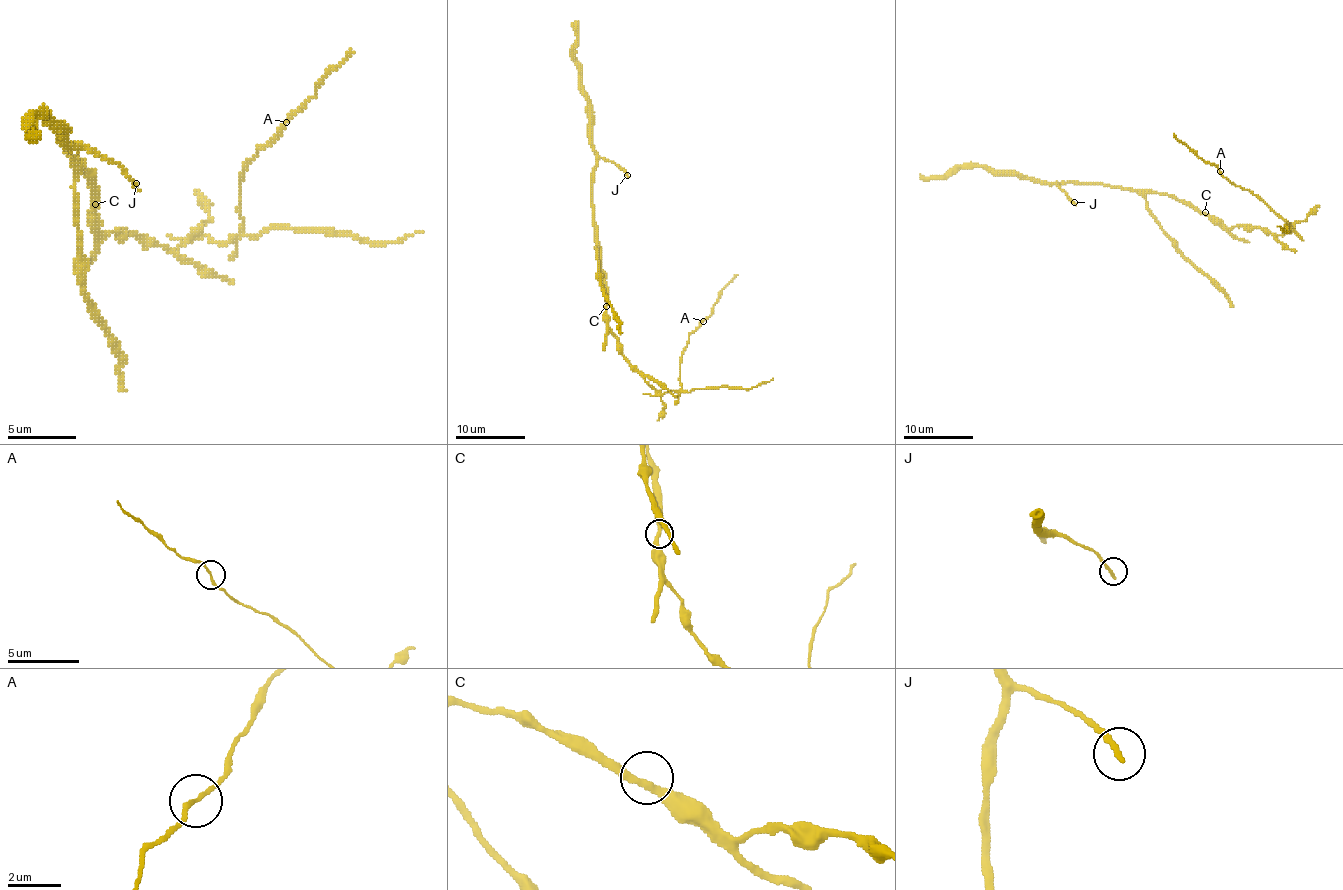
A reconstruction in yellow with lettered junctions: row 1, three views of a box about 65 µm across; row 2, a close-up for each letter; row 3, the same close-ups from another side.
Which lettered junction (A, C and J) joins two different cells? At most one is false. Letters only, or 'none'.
A

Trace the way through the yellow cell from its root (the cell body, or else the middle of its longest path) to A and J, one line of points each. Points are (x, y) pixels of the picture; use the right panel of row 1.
A: (1204, 214), (1228, 228), (1260, 226), (1277, 235), (1293, 228), (1289, 231), (1261, 200), (1232, 184), (1219, 170)
J: (1204, 214), (1167, 195), (1102, 184), (1058, 182), (1074, 202)

